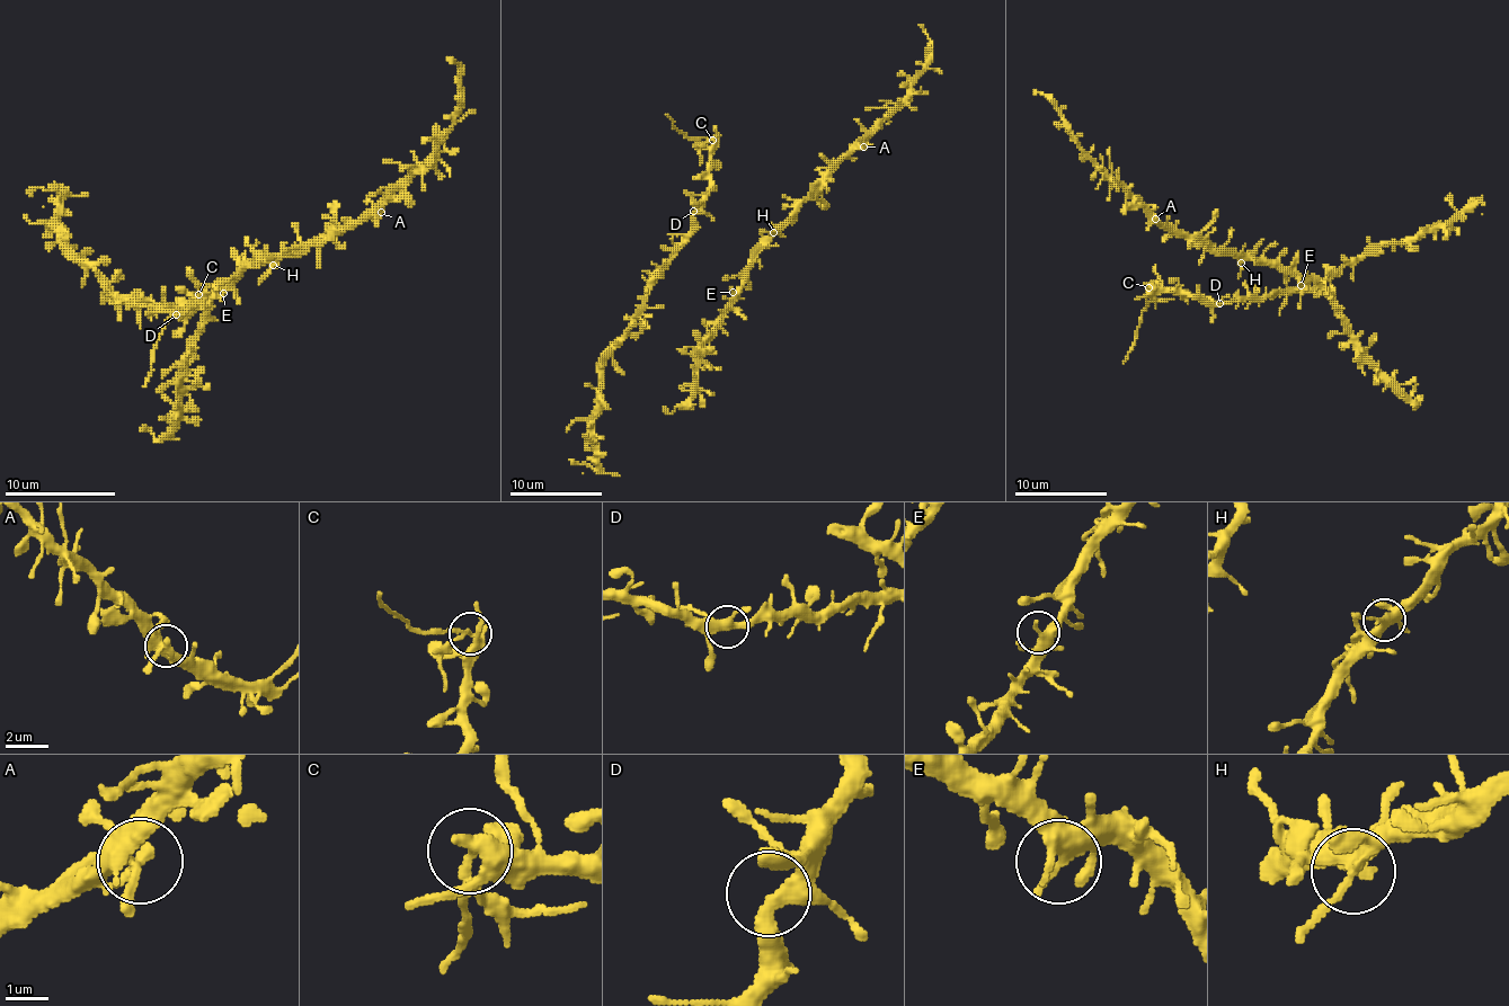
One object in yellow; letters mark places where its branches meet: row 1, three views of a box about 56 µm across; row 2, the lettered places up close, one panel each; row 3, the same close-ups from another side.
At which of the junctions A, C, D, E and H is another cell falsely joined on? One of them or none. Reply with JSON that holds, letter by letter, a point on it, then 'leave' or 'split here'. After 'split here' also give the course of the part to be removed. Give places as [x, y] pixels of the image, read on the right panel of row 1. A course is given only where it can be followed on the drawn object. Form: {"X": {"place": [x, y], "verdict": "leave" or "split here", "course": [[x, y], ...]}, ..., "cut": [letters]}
{"A": {"place": [1155, 219], "verdict": "leave"}, "C": {"place": [1148, 287], "verdict": "split here", "course": [[1148, 287], [1133, 349], [1124, 364]]}, "D": {"place": [1219, 303], "verdict": "leave"}, "E": {"place": [1301, 285], "verdict": "leave"}, "H": {"place": [1241, 263], "verdict": "leave"}, "cut": ["C"]}

